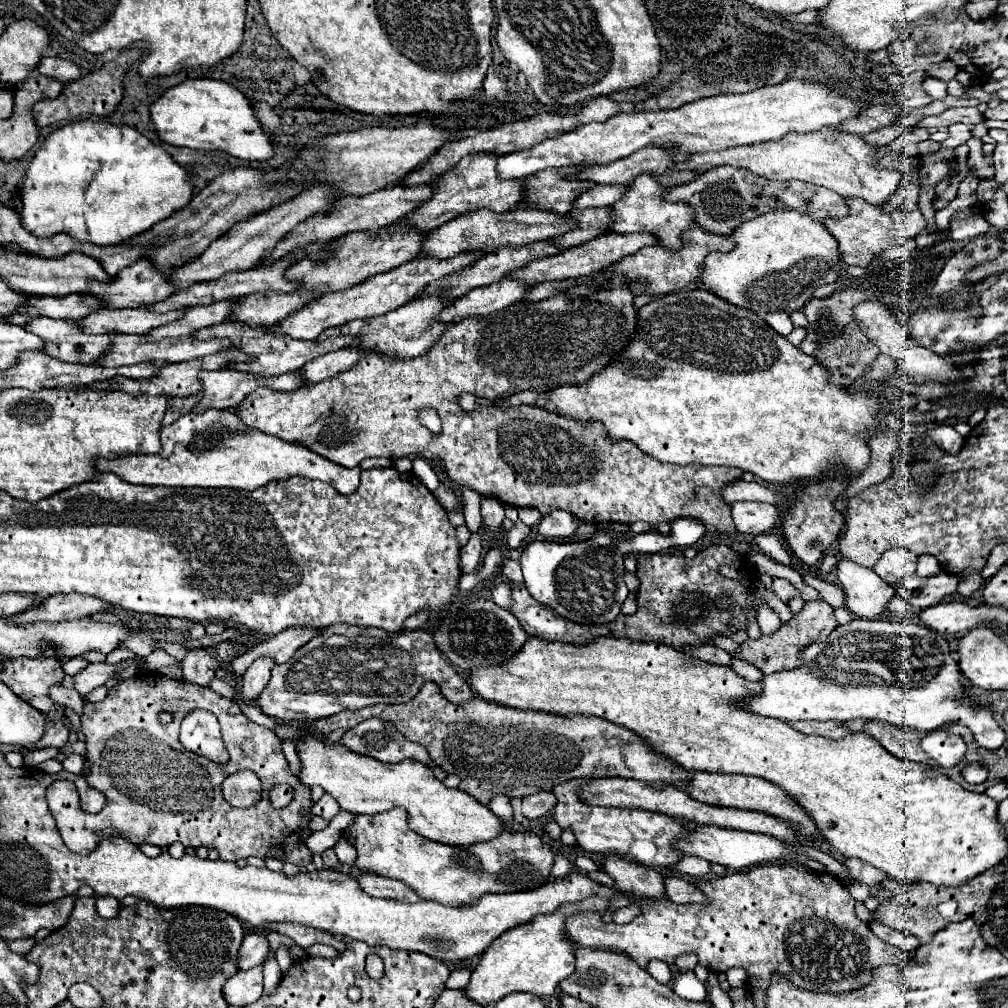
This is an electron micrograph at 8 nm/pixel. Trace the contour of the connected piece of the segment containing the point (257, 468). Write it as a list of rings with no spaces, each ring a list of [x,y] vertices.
[[[206,410],[202,414],[184,414],[170,426],[160,430],[162,450],[158,454],[128,454],[114,460],[96,456],[98,472],[112,472],[128,484],[136,486],[168,486],[168,488],[238,488],[254,490],[270,480],[286,480],[290,476],[306,476],[332,484],[340,494],[354,494],[360,486],[360,468],[344,468],[312,450],[284,442],[276,436],[246,428],[234,410]]]

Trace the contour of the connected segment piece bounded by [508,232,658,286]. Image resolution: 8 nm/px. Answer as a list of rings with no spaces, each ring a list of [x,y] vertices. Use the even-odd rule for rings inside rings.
[[[606,232],[604,236],[596,236],[596,240],[588,240],[588,244],[580,244],[568,250],[562,250],[554,256],[542,258],[542,260],[534,260],[532,264],[516,270],[516,272],[508,272],[508,276],[516,276],[518,280],[526,280],[528,286],[540,284],[540,282],[554,282],[554,280],[568,280],[568,278],[578,278],[578,276],[588,276],[592,272],[602,270],[604,266],[610,266],[618,260],[622,260],[624,256],[636,254],[640,248],[656,244],[658,240],[652,234],[614,234],[614,232]]]

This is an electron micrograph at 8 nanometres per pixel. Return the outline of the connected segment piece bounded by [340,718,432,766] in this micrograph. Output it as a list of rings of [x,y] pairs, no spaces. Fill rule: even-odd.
[[[380,718],[360,722],[356,728],[350,728],[340,742],[358,754],[370,754],[382,762],[396,764],[404,758],[412,758],[426,766],[432,764],[428,752],[420,744],[406,740],[394,724],[388,724]]]

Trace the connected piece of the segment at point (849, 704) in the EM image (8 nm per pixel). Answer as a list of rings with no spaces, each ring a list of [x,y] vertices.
[[[854,618],[848,624],[838,626],[828,640],[814,642],[802,652],[802,664],[794,670],[782,670],[762,676],[762,692],[752,698],[740,698],[736,704],[752,714],[792,720],[884,720],[896,726],[910,726],[914,730],[932,732],[946,722],[958,722],[972,730],[976,742],[988,750],[1000,748],[1000,726],[988,708],[972,708],[962,688],[968,688],[968,680],[960,672],[948,642],[926,626],[912,622],[884,622]]]

